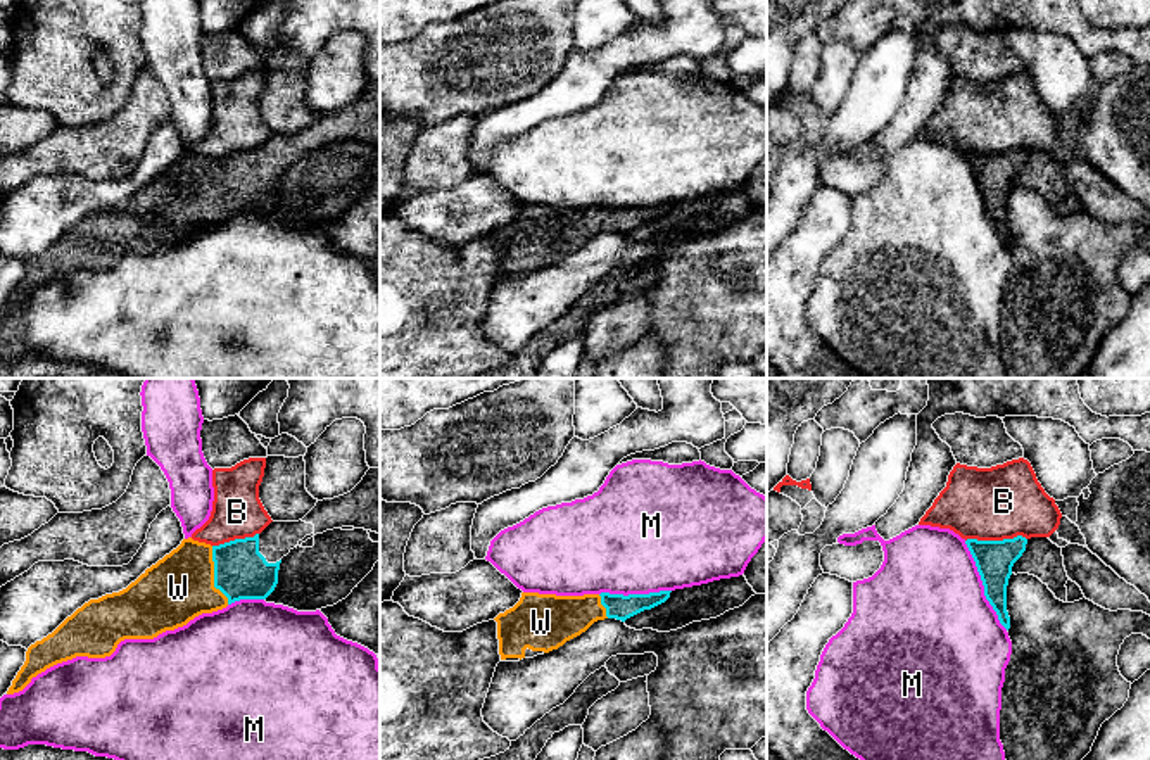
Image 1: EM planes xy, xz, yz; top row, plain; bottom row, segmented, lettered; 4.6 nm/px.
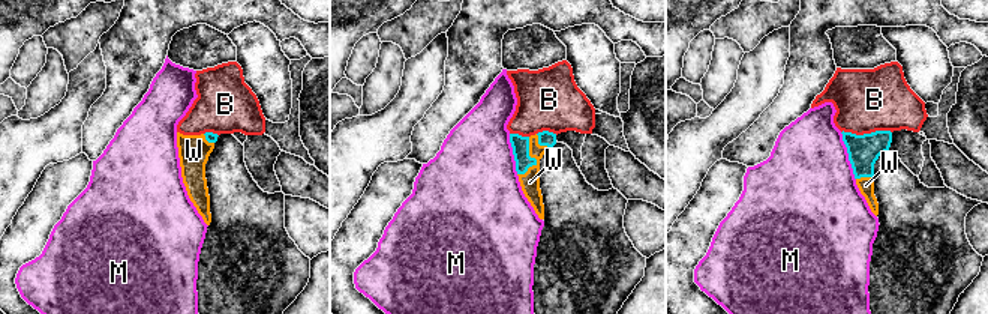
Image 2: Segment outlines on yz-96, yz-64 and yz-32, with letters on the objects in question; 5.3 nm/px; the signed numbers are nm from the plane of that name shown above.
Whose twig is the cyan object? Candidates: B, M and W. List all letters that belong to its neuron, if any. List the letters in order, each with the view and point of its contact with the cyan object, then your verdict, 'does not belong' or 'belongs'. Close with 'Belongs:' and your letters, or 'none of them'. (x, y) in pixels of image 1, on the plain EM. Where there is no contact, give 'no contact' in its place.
B: meets cyan in yz at (995, 154); does not belong
M: meets cyan in yz at (983, 197); does not belong
W: meets cyan in xy at (214, 189); belongs
Belongs: W

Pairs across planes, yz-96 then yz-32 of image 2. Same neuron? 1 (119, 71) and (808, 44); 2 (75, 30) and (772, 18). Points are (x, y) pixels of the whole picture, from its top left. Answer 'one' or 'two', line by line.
1: one
2: one

